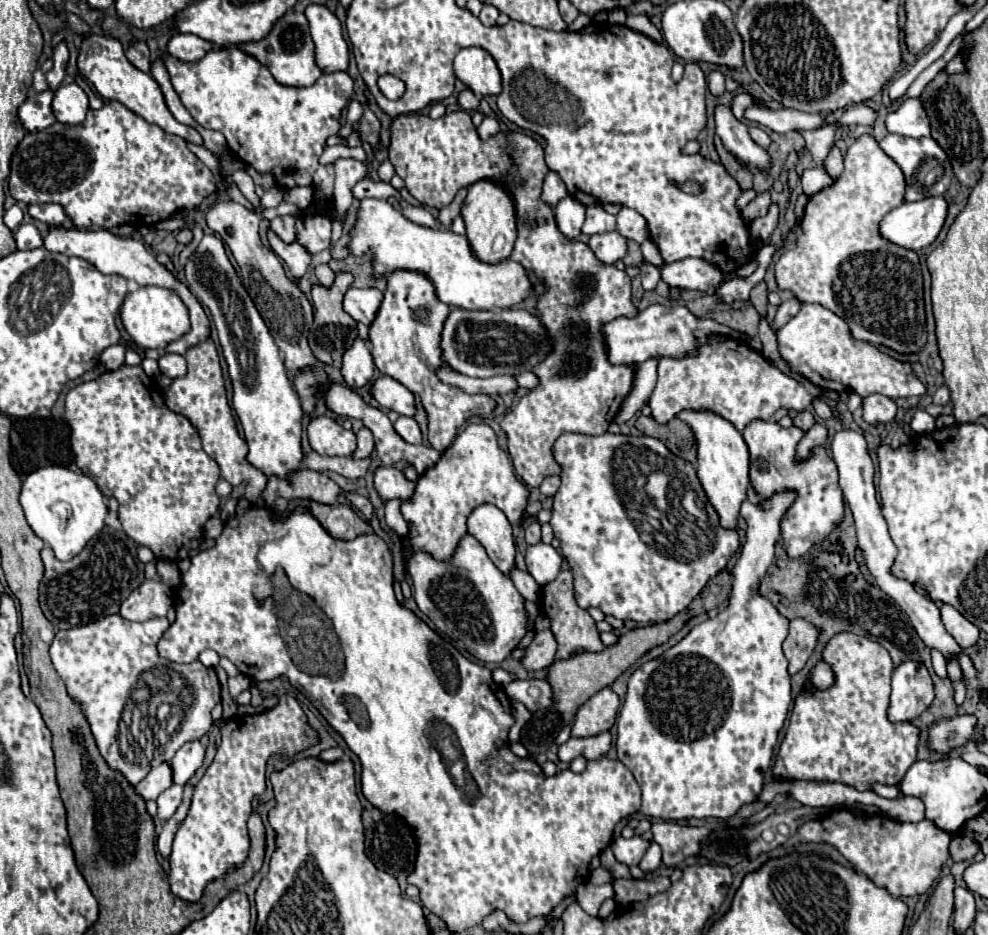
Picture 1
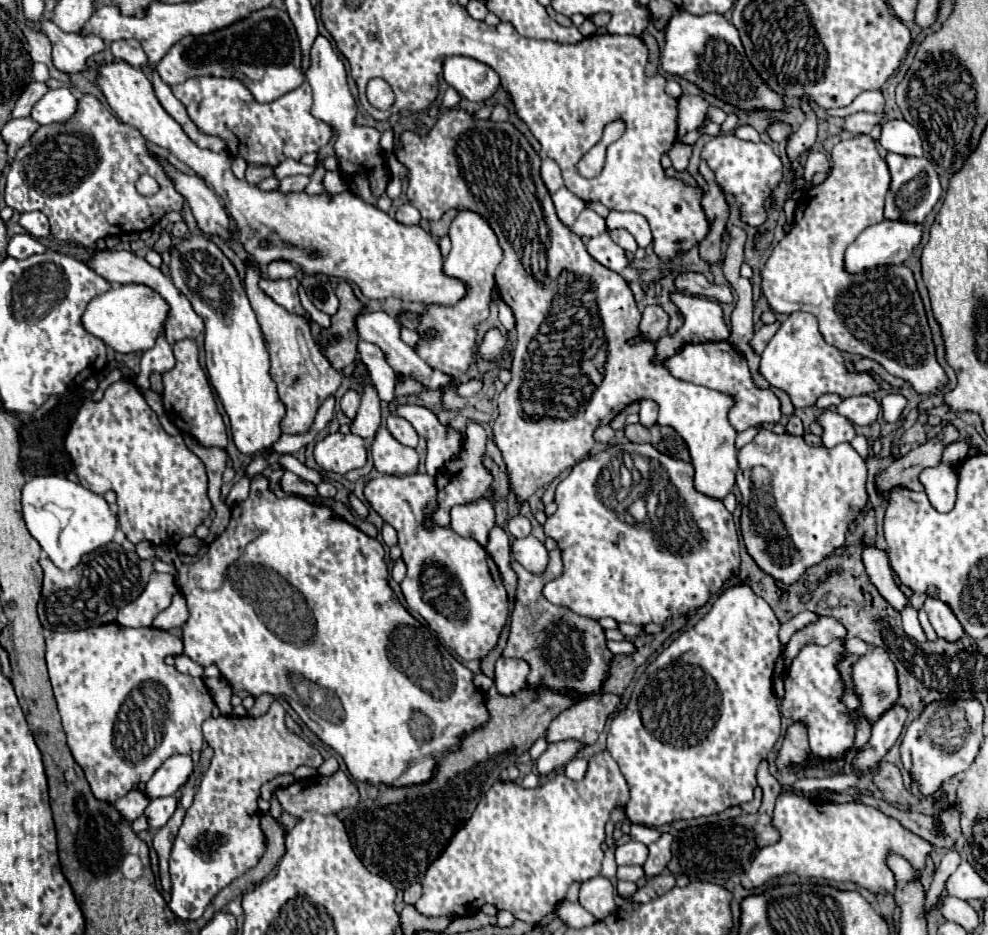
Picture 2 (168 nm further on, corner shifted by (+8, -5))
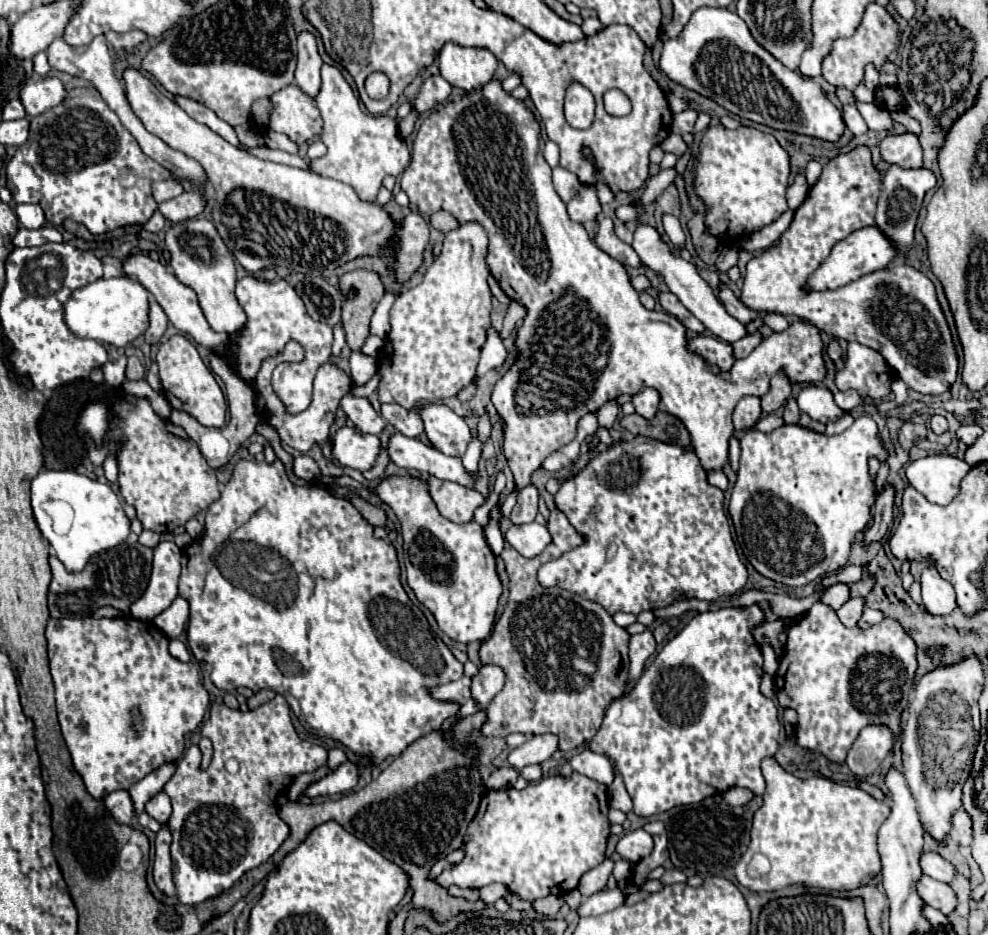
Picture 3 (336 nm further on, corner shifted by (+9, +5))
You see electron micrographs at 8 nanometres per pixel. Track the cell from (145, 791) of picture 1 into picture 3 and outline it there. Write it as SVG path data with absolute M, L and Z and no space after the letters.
M116 790L114 794L108 794L104 798L104 804L110 810L110 814L114 814L114 818L118 818L118 822L122 822L122 824L134 822L134 804L132 804L128 790Z

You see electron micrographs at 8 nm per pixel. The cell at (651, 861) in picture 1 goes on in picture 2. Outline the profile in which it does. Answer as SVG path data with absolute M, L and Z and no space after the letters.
M619 866L617 868L618 880L637 882L643 876L645 876L645 872L641 866Z

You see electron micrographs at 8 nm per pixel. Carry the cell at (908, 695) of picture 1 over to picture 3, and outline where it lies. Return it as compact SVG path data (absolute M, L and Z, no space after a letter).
M872 724L860 730L856 742L848 750L846 764L852 774L866 778L878 772L882 760L892 750L892 730L884 724Z

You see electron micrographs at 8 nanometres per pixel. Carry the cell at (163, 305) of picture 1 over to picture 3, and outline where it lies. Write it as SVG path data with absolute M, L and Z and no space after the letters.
M116 276L100 278L86 284L70 296L64 304L64 318L70 330L80 338L92 338L112 346L126 346L142 336L148 328L148 290L134 278Z

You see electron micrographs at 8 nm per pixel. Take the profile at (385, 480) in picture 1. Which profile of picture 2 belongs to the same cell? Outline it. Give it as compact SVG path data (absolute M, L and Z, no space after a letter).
M409 474L409 476L381 476L365 486L367 504L399 534L399 548L407 564L407 578L401 582L403 596L411 610L419 612L429 628L437 632L443 646L455 650L463 660L481 660L489 650L495 648L497 638L509 616L509 600L501 574L487 554L487 550L471 538L463 538L445 526L425 526L425 520L435 512L435 478L429 474Z

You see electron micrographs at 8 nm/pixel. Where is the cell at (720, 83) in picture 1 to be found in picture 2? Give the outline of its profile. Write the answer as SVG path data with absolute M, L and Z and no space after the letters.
M681 96L679 98L679 114L677 114L679 136L685 136L687 132L691 132L703 124L707 106L709 104L701 96Z

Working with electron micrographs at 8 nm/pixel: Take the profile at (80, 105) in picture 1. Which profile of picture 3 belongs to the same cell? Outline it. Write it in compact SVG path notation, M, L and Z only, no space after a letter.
M44 78L38 82L26 84L20 90L20 98L28 116L38 116L58 106L66 96L68 96L68 90L58 78Z

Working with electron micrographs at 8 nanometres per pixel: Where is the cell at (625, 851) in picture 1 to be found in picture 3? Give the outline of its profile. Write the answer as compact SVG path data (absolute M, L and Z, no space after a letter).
M640 828L640 830L634 830L634 832L624 834L624 836L618 840L616 852L618 852L622 858L630 860L630 862L640 862L646 854L650 854L652 848L654 848L652 836L646 834L646 832Z

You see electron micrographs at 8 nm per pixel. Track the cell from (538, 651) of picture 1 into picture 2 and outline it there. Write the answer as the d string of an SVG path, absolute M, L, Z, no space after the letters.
M499 658L495 664L493 686L501 696L511 696L513 692L523 688L527 674L529 674L527 662L515 658Z

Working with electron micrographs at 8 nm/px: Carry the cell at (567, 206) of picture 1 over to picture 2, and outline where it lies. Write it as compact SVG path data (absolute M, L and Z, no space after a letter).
M565 186L553 194L553 204L555 204L557 216L567 226L571 226L575 222L575 218L579 216L579 212L585 208L585 202L581 198L577 198L573 192L569 192Z

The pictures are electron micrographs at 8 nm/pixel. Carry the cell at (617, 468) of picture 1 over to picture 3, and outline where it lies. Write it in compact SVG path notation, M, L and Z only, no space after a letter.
M636 436L632 442L616 442L612 446L608 446L604 452L600 452L598 456L594 456L574 478L562 482L556 498L556 508L566 514L568 522L576 528L578 534L584 536L584 544L562 554L560 558L556 560L550 560L548 564L542 564L540 570L538 570L538 582L542 588L562 588L562 590L568 590L568 592L574 592L586 600L592 600L600 606L604 606L610 614L614 612L632 612L632 614L640 614L644 610L656 610L656 608L664 608L676 600L690 600L690 598L698 598L698 600L706 600L706 602L712 602L716 600L718 596L722 594L734 594L734 592L740 592L746 584L746 566L742 564L738 552L736 552L736 546L734 546L734 540L732 540L732 532L730 532L730 524L728 524L728 518L724 514L724 492L712 484L708 484L706 480L706 472L704 468L700 466L698 462L698 456L688 450L688 448L682 448L682 446L674 446L674 444L664 444L664 442L658 442L654 438L646 438L646 436Z

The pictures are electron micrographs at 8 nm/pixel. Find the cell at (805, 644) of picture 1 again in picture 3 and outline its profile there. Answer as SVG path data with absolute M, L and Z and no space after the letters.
M850 598L842 608L836 610L836 614L838 614L840 622L850 628L850 626L856 626L858 618L862 616L862 610L864 610L864 600L862 598Z

